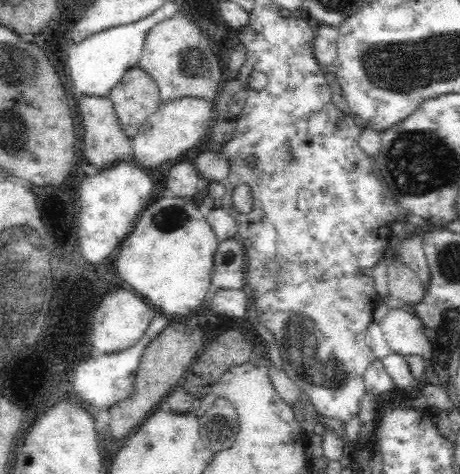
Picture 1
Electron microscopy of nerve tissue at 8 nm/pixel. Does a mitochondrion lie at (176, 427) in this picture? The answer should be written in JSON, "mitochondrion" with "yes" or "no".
{"mitochondrion":"no"}

